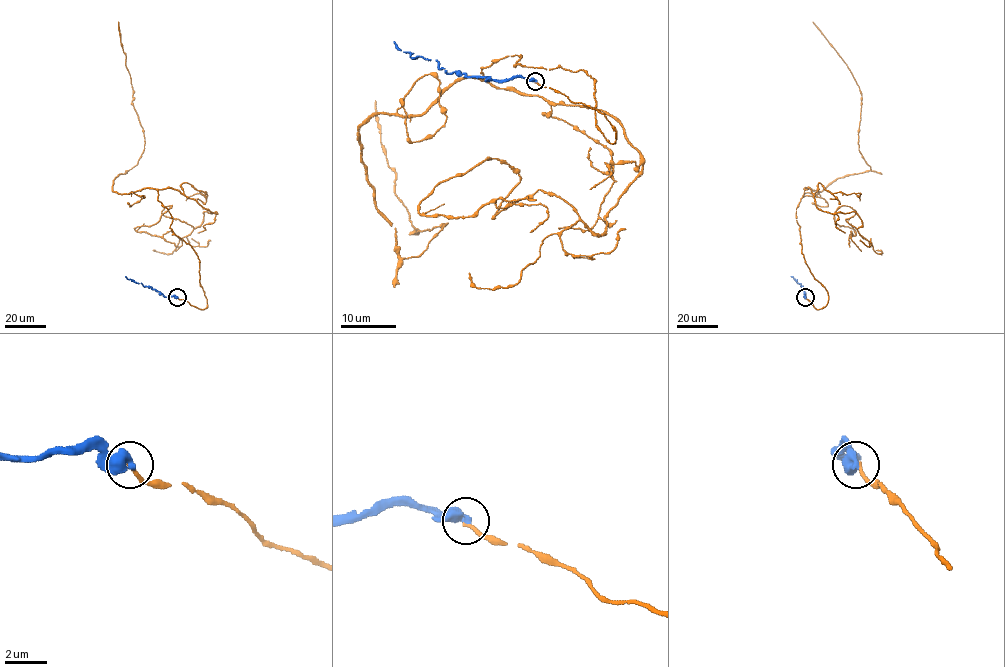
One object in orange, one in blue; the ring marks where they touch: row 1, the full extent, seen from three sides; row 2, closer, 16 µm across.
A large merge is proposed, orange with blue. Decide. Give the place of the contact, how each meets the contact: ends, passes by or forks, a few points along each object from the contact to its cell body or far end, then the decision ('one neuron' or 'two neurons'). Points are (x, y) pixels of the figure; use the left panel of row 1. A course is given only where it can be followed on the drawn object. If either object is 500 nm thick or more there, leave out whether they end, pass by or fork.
(177, 297) | orange via (177, 297), (207, 307), (164, 188), (216, 213), (194, 228), (166, 206), (135, 228), (171, 231), (175, 251) | blue via (177, 297), (165, 297), (125, 276) | two neurons

